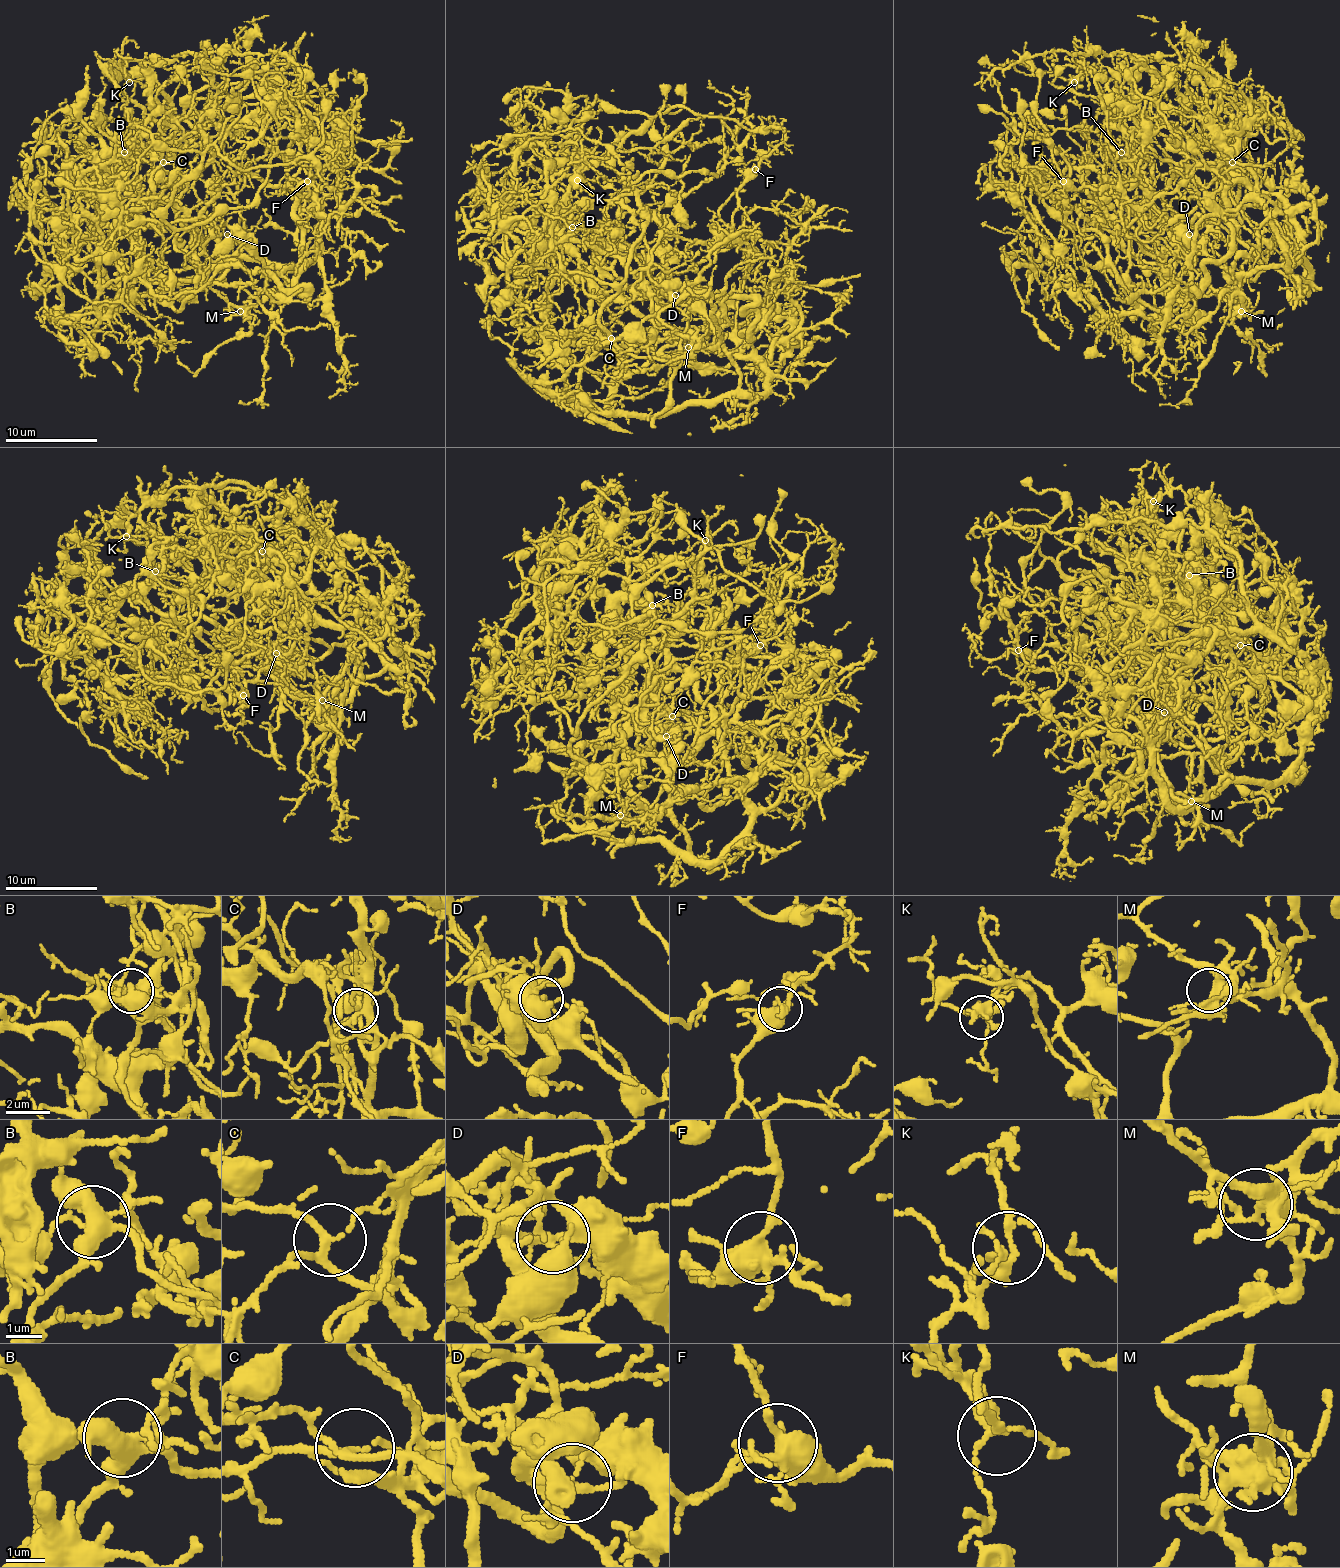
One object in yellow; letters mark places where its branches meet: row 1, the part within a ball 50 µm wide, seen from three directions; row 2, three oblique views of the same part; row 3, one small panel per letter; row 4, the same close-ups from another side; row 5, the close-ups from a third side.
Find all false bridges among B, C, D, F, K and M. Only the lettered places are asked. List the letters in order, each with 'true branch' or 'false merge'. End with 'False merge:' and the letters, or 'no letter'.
B: false merge
C: false merge
D: false merge
F: true branch
K: true branch
M: true branch
False merge: B, C, D

